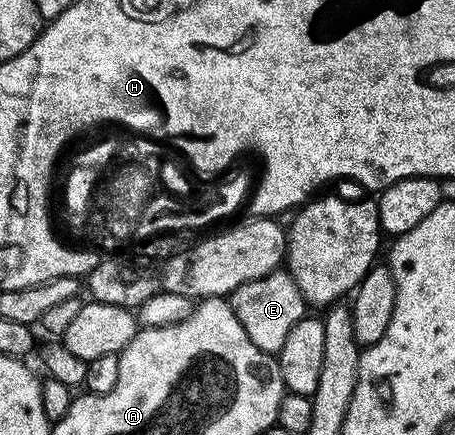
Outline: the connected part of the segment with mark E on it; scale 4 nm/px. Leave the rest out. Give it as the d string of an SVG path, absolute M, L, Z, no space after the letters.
M274 271L243 283L232 293L231 304L255 347L274 355L280 354L283 343L287 343L287 335L291 335L291 327L295 327L307 313L305 297L288 271Z

